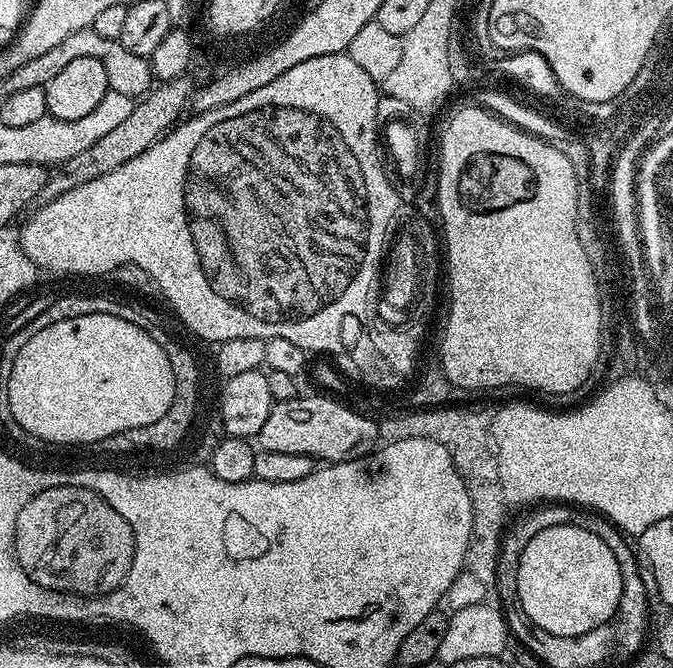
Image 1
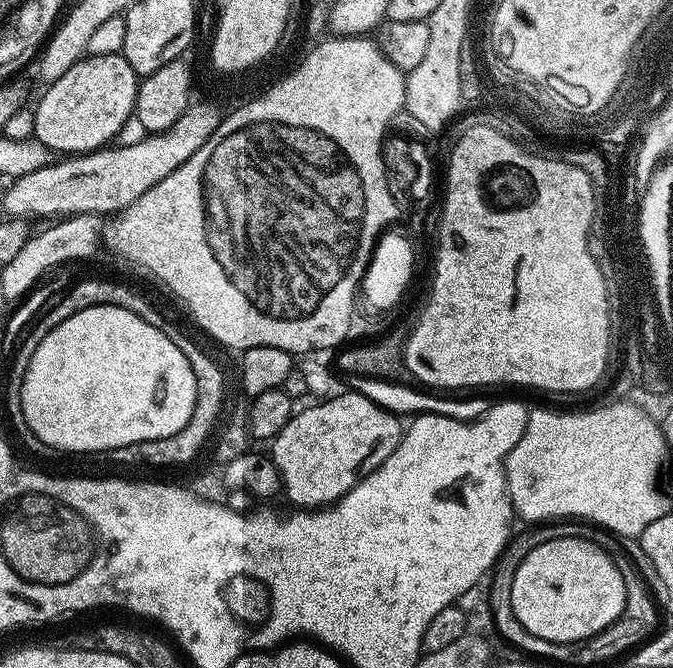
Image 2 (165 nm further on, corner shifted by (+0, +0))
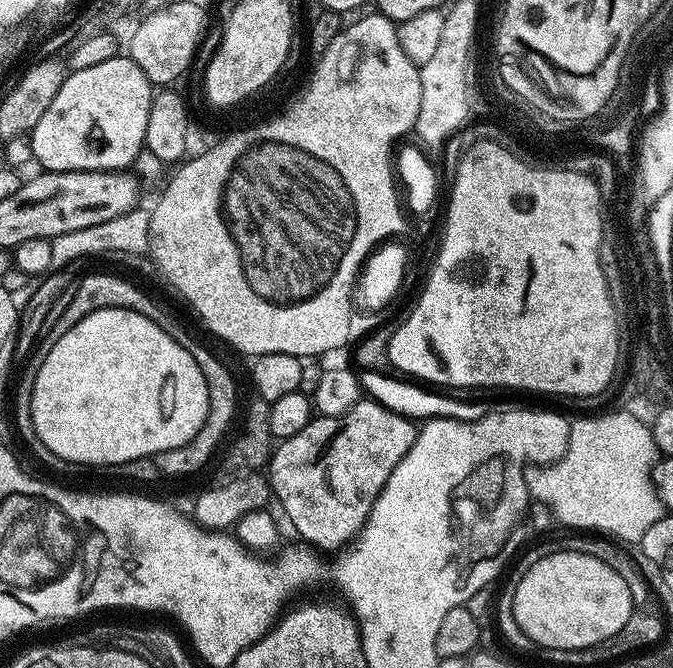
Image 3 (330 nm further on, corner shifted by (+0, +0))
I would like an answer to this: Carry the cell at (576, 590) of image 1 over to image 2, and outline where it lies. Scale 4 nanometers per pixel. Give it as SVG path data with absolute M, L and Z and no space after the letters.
M580 537L557 538L534 546L522 558L510 602L530 634L552 643L574 643L598 634L622 614L628 588L625 573L596 542Z

